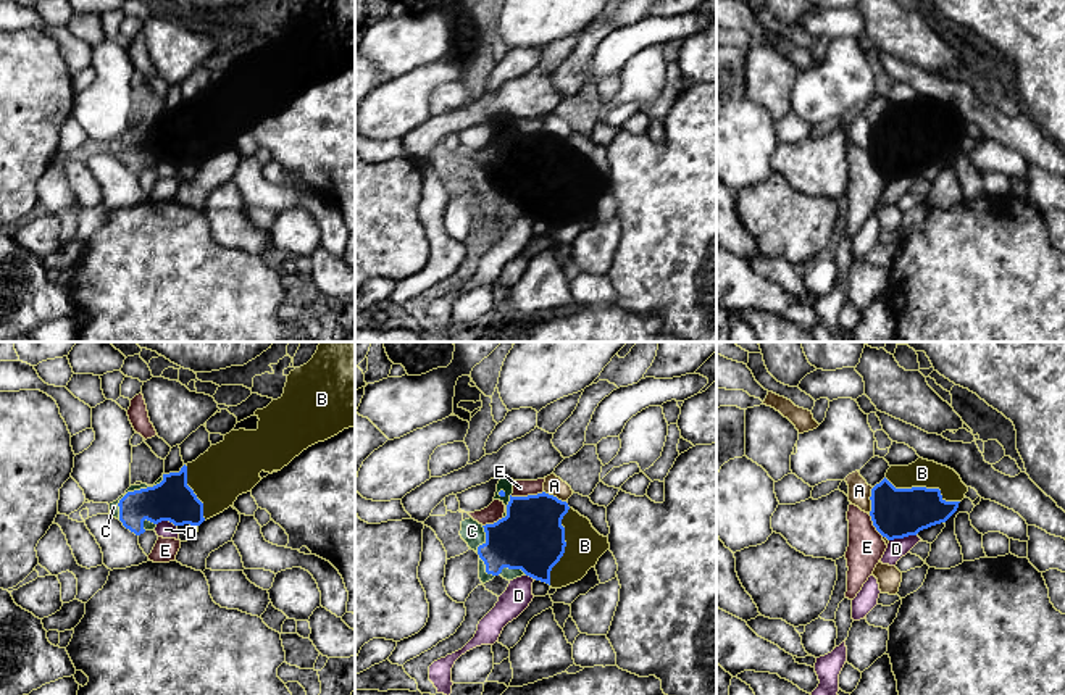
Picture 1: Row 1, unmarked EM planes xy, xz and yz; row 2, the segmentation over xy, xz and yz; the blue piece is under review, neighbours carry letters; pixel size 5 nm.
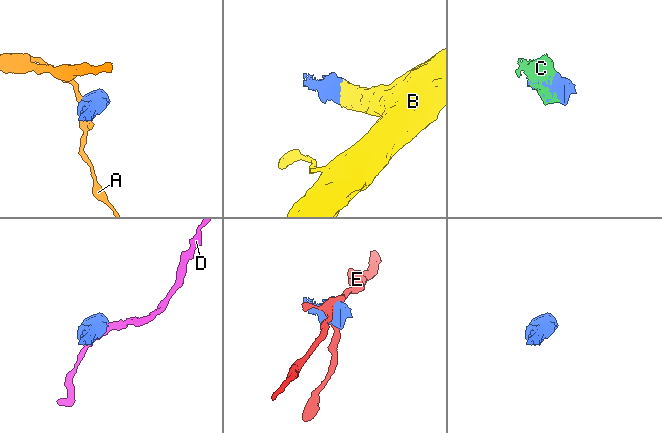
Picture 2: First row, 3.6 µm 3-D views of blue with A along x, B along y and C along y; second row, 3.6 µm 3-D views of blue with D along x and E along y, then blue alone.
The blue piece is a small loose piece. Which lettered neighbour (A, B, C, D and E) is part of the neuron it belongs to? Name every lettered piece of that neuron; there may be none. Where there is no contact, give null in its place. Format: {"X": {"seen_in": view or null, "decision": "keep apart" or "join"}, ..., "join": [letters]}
{"A": {"seen_in": "yz", "decision": "keep apart"}, "B": {"seen_in": "yz", "decision": "join"}, "C": {"seen_in": "xy", "decision": "join"}, "D": {"seen_in": "yz", "decision": "keep apart"}, "E": {"seen_in": "xz", "decision": "keep apart"}, "join": ["B", "C"]}

